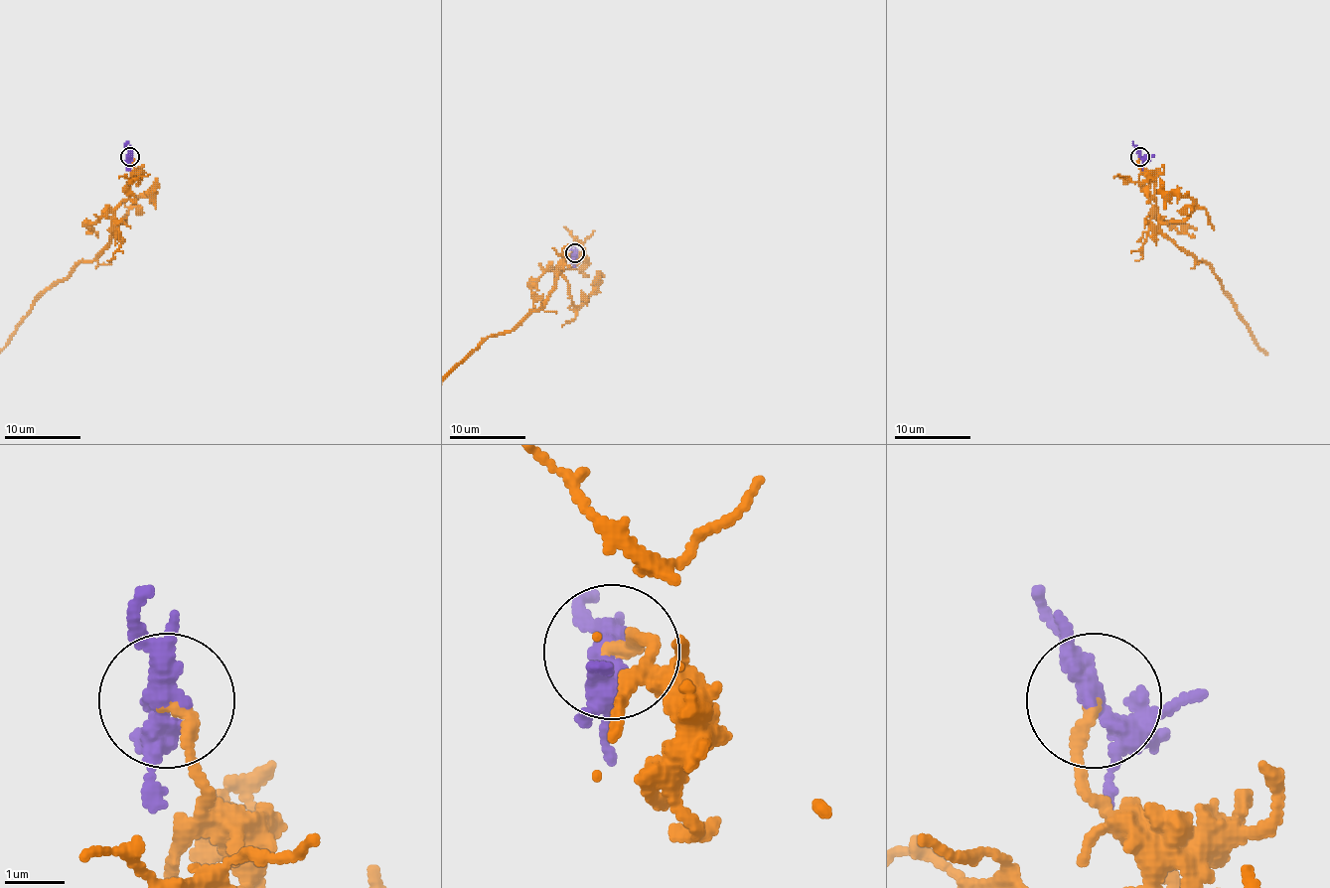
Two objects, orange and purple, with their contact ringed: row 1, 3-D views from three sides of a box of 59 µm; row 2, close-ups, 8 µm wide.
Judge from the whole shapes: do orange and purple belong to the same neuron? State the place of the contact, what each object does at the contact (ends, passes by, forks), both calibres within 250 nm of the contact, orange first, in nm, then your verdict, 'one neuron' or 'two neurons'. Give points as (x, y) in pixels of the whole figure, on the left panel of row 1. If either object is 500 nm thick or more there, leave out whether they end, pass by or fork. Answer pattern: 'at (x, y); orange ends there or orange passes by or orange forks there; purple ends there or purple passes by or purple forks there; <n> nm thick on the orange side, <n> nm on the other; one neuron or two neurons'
at (130, 156); orange ends there; purple forks there; 240 nm thick on the orange side, 300 nm on the other; one neuron

